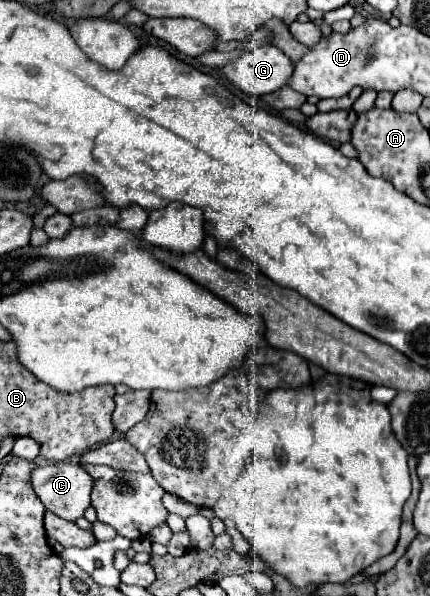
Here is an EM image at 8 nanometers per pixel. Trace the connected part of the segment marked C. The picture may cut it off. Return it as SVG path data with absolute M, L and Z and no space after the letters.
M72 461L36 467L32 473L32 487L34 487L36 495L40 497L40 501L44 503L46 511L50 511L62 519L68 519L68 521L76 521L90 507L93 485L93 479L86 470L79 464L73 464Z

